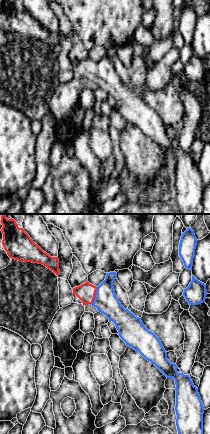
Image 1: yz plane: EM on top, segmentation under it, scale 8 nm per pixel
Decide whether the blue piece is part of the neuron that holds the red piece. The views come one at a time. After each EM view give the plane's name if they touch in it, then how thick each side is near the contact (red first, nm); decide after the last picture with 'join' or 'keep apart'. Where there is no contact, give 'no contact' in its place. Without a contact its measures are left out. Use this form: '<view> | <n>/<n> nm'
yz | 150/190 nm

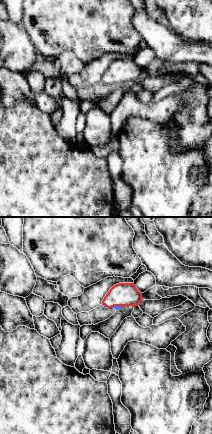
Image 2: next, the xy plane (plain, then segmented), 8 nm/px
xy | 190/30 nm

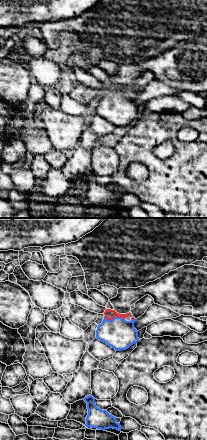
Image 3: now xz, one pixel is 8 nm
xz | 80/240 nm

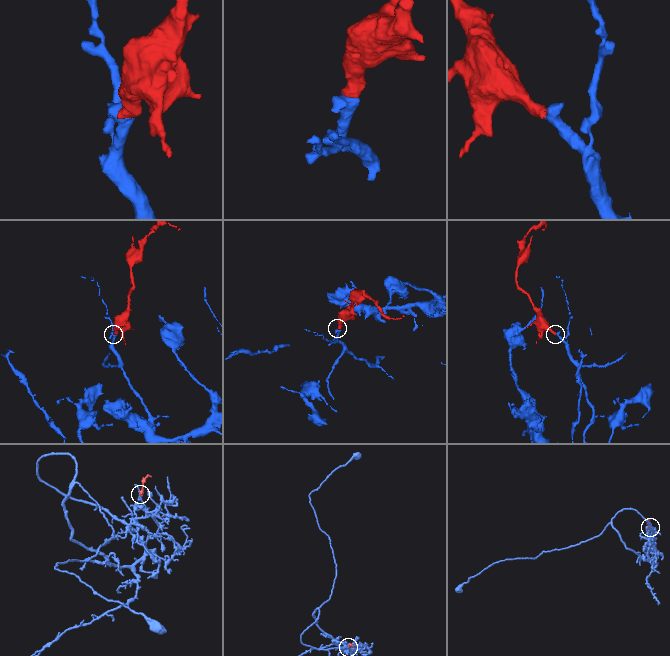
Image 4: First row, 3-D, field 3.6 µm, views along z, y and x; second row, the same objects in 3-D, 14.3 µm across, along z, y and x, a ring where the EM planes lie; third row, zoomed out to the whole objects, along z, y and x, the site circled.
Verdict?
join

